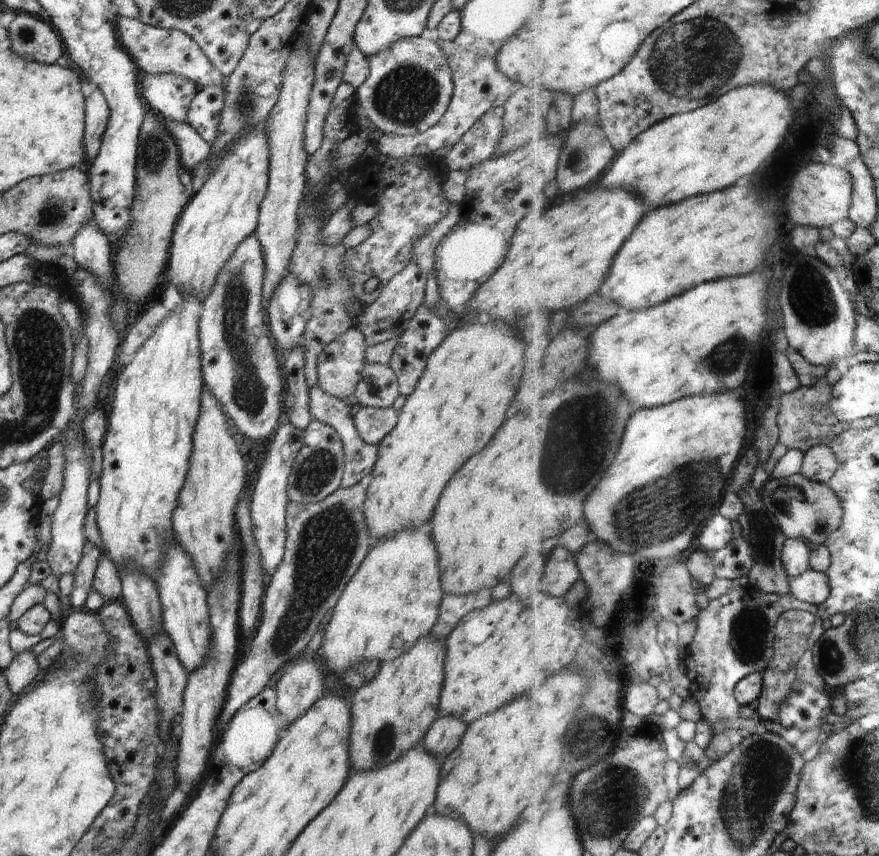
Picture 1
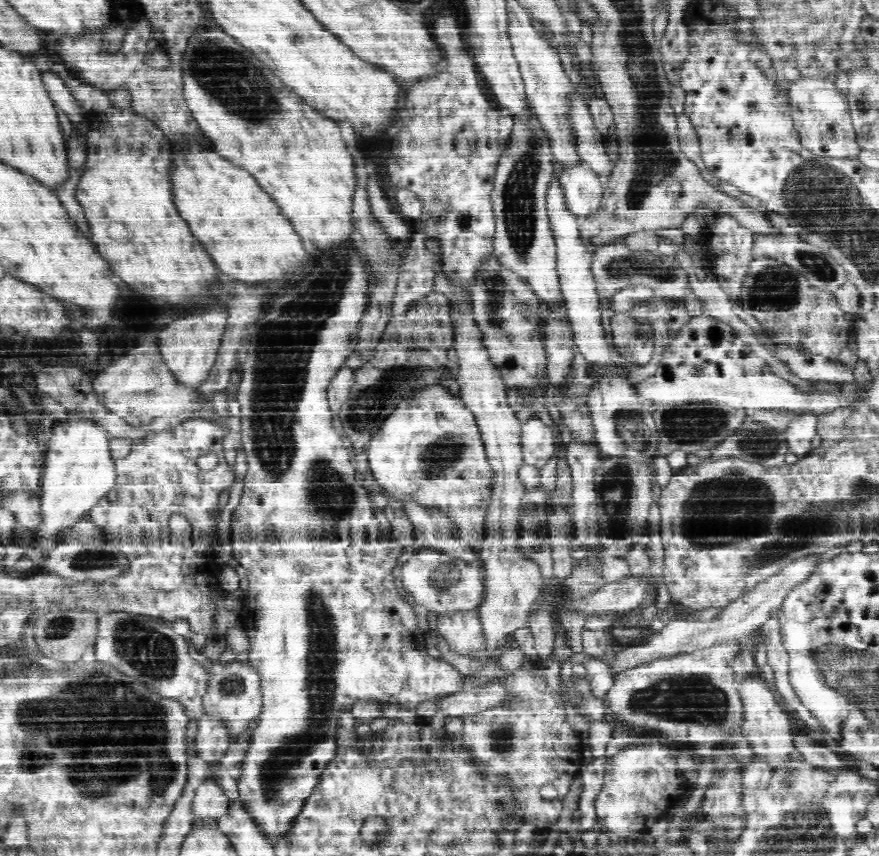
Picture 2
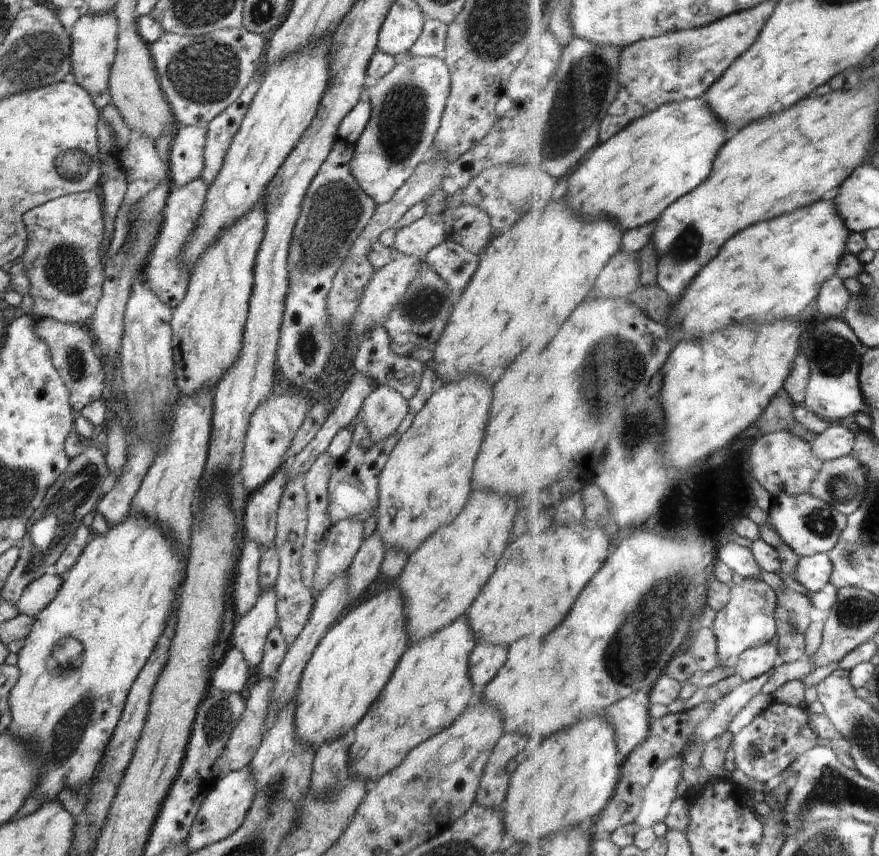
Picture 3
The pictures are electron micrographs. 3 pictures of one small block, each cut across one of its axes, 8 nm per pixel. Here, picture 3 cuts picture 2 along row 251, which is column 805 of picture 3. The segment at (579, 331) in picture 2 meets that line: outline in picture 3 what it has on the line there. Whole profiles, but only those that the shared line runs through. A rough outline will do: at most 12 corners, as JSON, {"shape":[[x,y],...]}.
{"shape":[[829,553],[802,557],[794,576],[815,594],[831,582]]}

